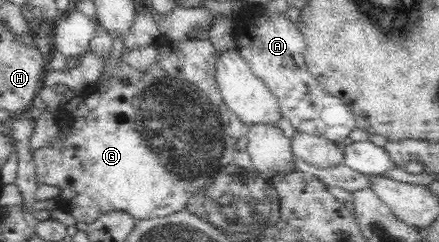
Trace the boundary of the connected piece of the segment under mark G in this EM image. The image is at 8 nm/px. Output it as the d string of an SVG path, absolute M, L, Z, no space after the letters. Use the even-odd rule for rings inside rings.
M162 38L156 44L157 58L154 59L155 62L146 71L137 70L123 61L118 62L116 68L110 71L112 72L112 76L108 80L98 82L83 97L82 102L78 104L76 110L64 111L64 116L58 116L60 124L58 124L58 132L56 132L57 138L54 140L52 146L44 146L43 148L38 148L38 150L33 150L33 163L36 165L36 181L40 184L48 184L48 186L58 186L60 194L57 200L60 207L72 214L77 222L84 222L88 225L92 224L96 218L100 218L102 214L106 214L110 210L127 210L132 216L138 218L138 220L166 216L166 214L172 214L172 212L184 209L188 200L200 188L208 185L219 171L224 175L234 175L245 171L232 160L237 148L236 142L245 136L245 124L238 118L237 114L228 110L224 99L221 97L215 72L217 52L212 42L209 40L189 39L176 41L172 46L166 44L166 42L170 42L170 40Z

